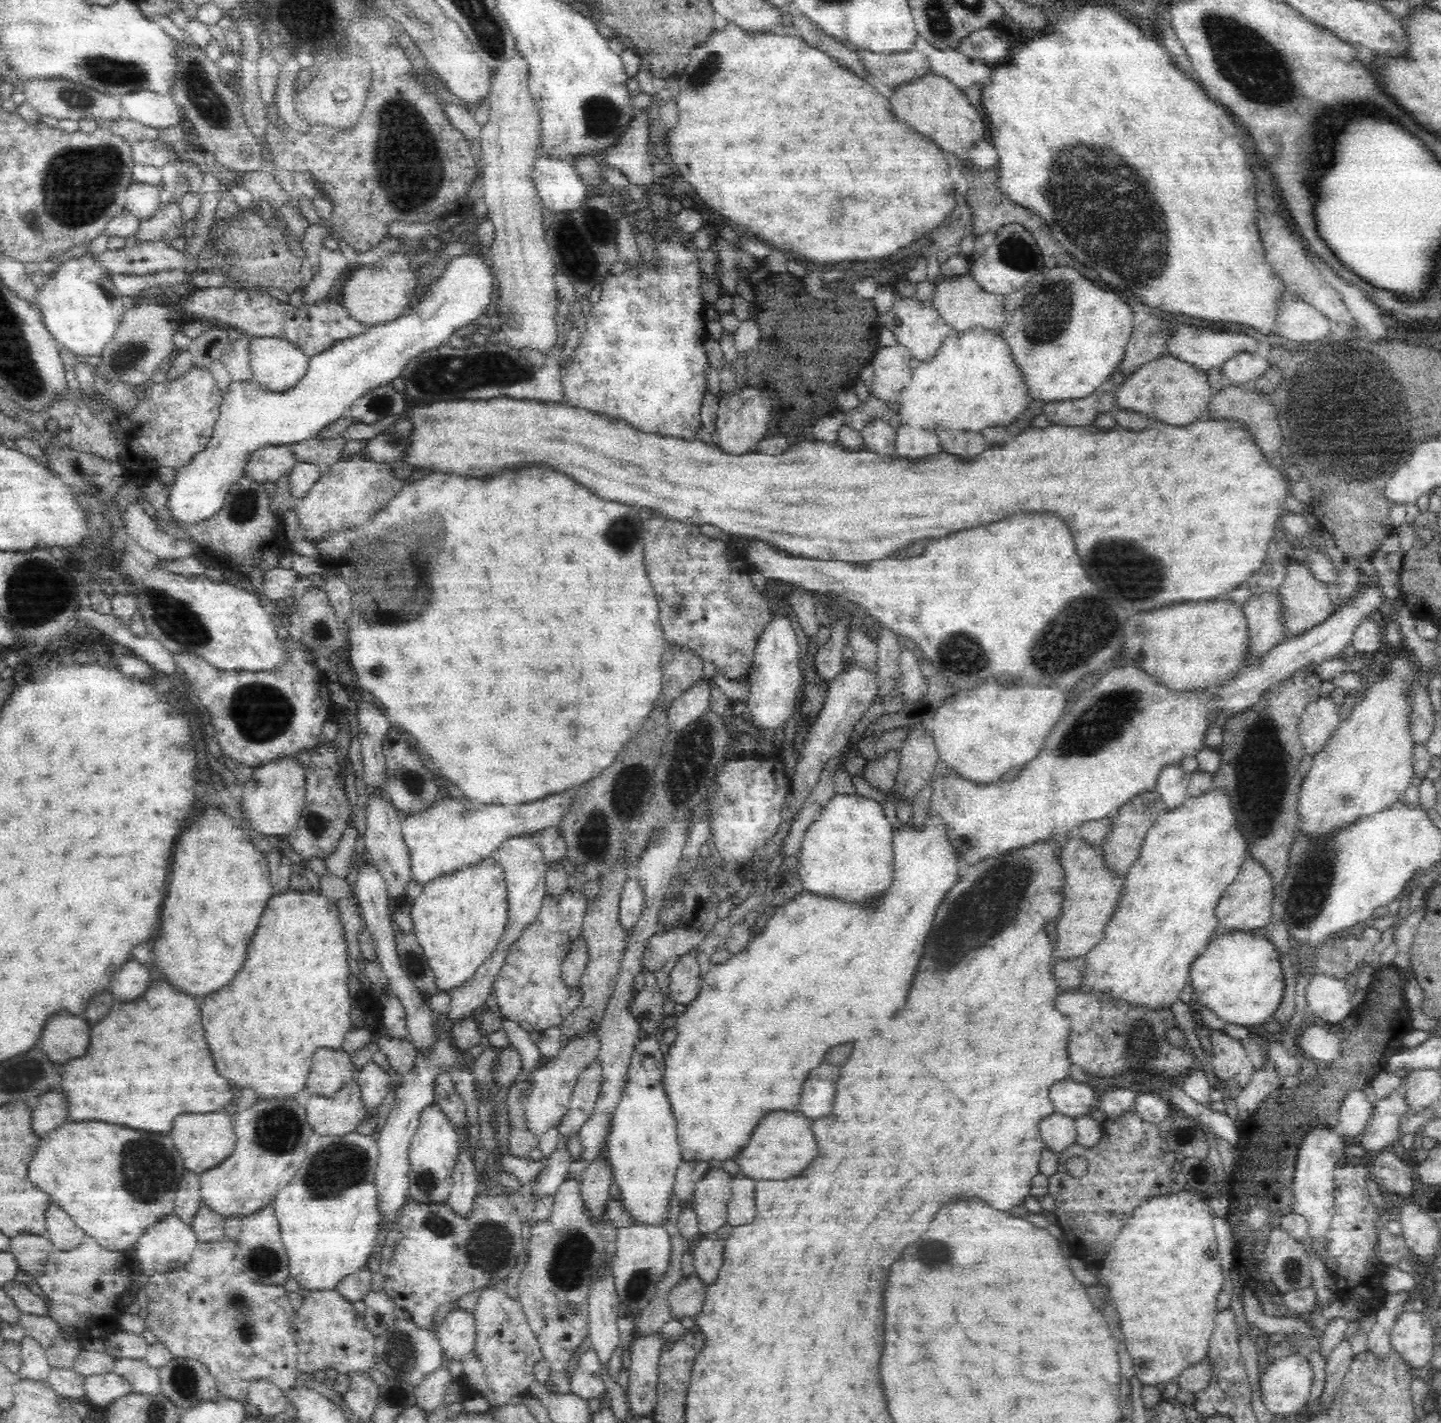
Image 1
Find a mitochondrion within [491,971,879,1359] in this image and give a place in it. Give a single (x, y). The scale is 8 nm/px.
(572, 1254)

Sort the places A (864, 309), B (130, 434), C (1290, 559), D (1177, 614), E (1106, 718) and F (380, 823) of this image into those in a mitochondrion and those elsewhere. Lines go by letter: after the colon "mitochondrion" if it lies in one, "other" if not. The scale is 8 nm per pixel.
A: mitochondrion
B: other
C: other
D: other
E: mitochondrion
F: other

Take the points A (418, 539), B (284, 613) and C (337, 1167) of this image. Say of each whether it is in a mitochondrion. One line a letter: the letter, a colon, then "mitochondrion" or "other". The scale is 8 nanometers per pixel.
A: mitochondrion
B: other
C: mitochondrion

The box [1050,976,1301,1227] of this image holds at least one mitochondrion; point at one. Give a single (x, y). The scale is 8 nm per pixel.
(1141, 1044)

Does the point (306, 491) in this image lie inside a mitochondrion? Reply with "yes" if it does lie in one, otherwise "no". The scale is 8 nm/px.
no

